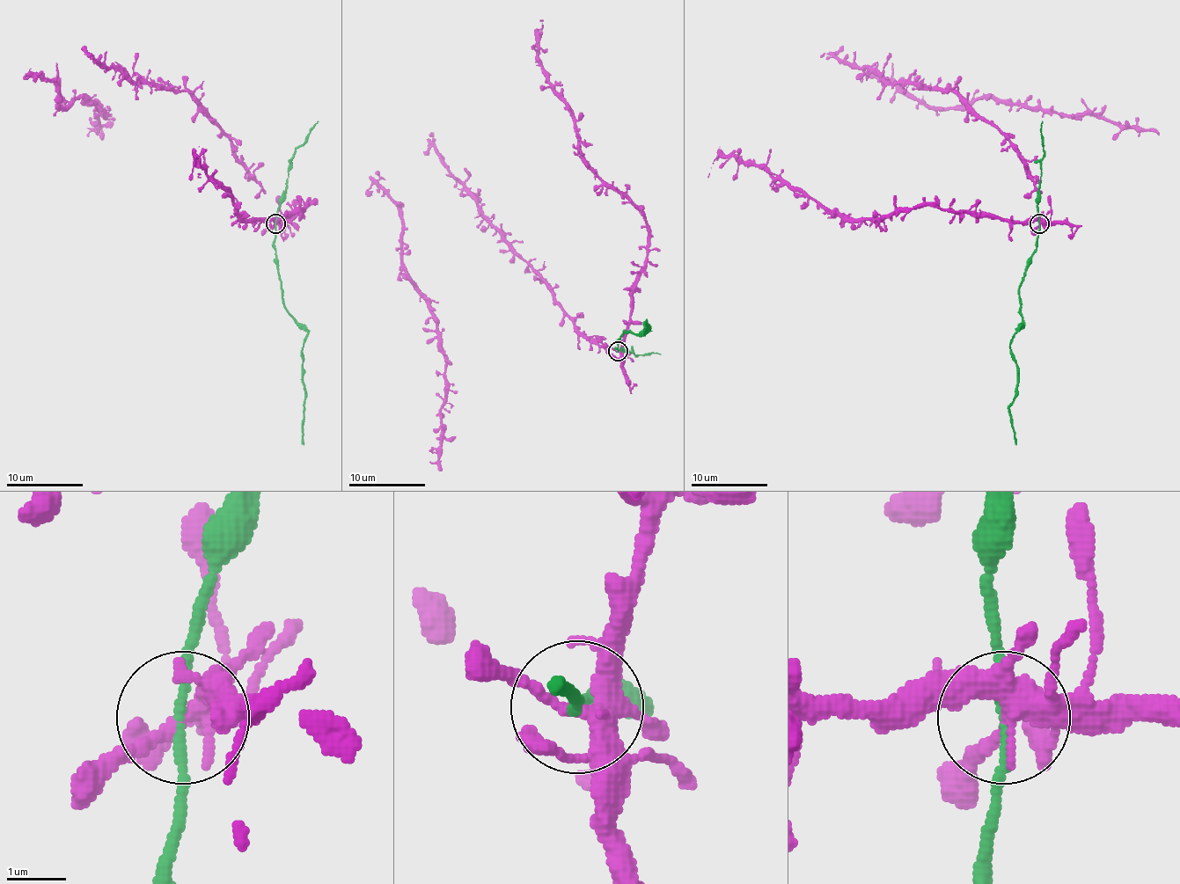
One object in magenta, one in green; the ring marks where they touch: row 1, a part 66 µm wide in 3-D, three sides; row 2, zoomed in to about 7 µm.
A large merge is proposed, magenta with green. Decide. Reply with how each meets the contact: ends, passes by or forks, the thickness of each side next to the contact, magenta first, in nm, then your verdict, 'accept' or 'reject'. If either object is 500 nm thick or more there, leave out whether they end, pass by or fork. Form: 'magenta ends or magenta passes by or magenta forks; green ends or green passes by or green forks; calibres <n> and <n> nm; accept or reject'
magenta forks; green passes by; calibres 360 and 140 nm; reject

